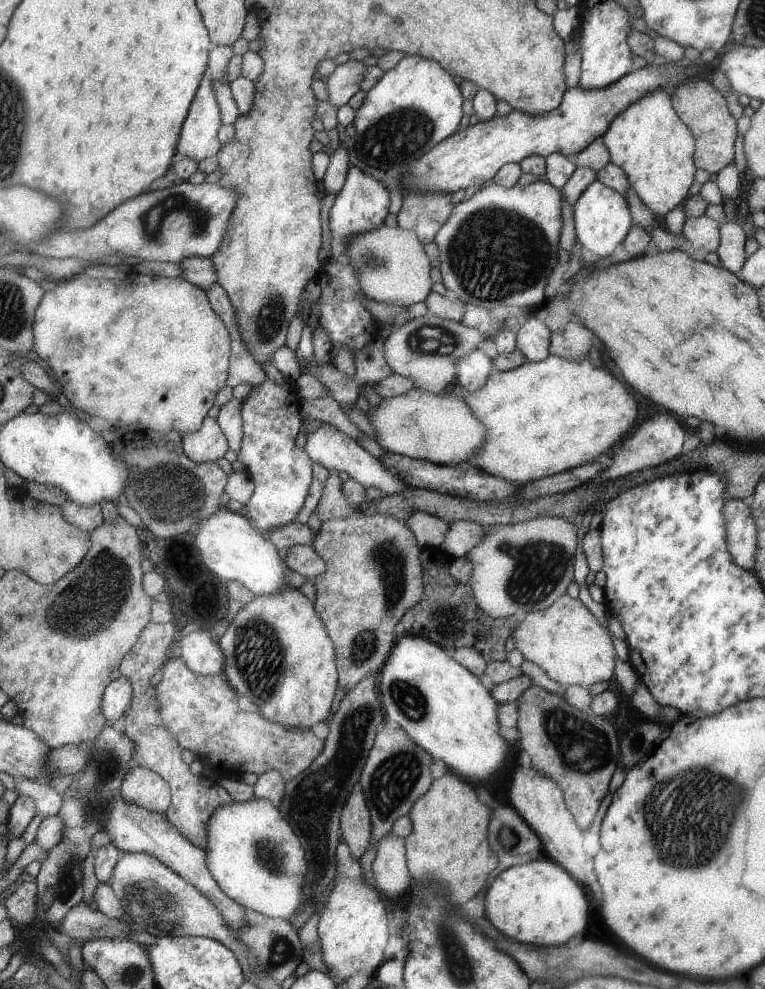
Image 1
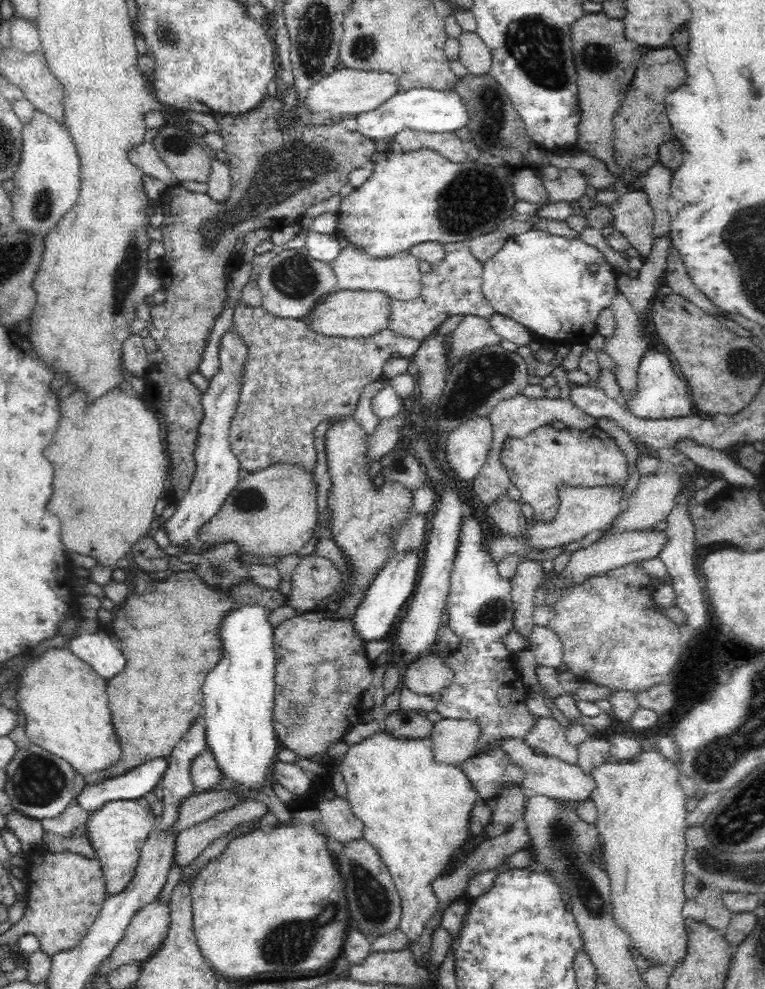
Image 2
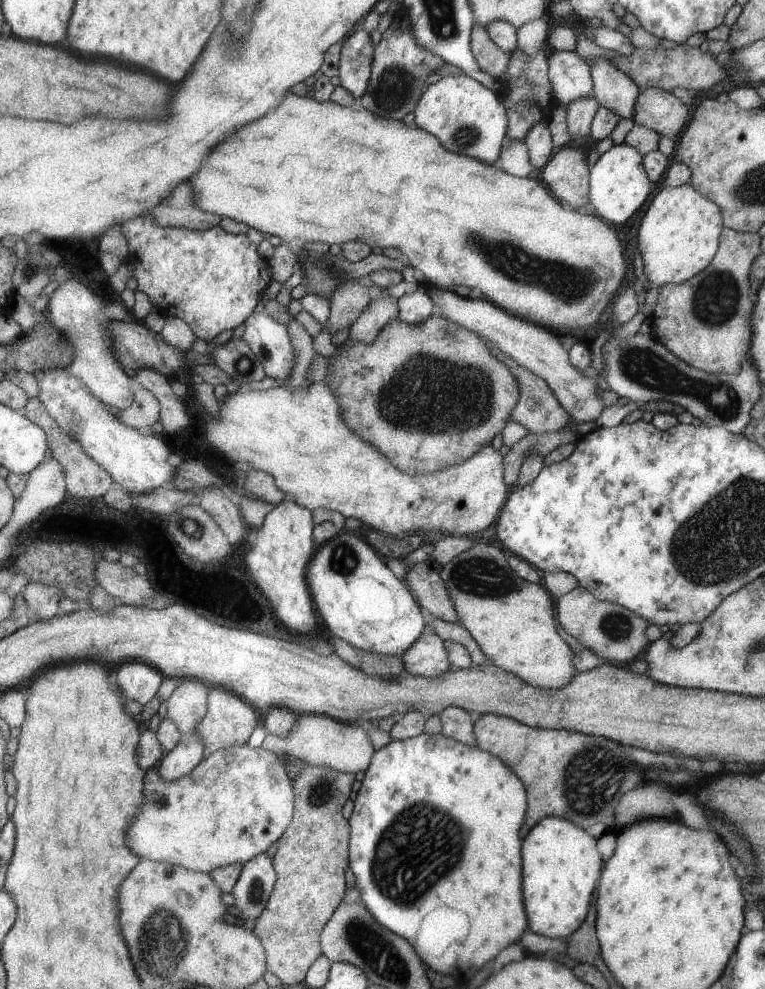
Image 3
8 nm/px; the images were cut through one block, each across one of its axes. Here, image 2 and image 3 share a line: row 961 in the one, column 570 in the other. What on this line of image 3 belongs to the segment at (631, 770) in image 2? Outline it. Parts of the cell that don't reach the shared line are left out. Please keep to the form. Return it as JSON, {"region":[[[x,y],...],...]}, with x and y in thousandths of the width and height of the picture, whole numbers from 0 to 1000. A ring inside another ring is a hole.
{"region":[[[621,550],[575,572],[575,583],[580,586],[586,602],[591,604],[600,624],[599,630],[626,652],[639,671],[671,680],[698,695],[725,698],[744,692],[744,688],[753,681],[749,657],[728,641],[725,627],[718,621],[718,615],[723,615],[718,599],[712,599],[708,590],[681,586],[660,568],[652,554],[642,550]]]}

